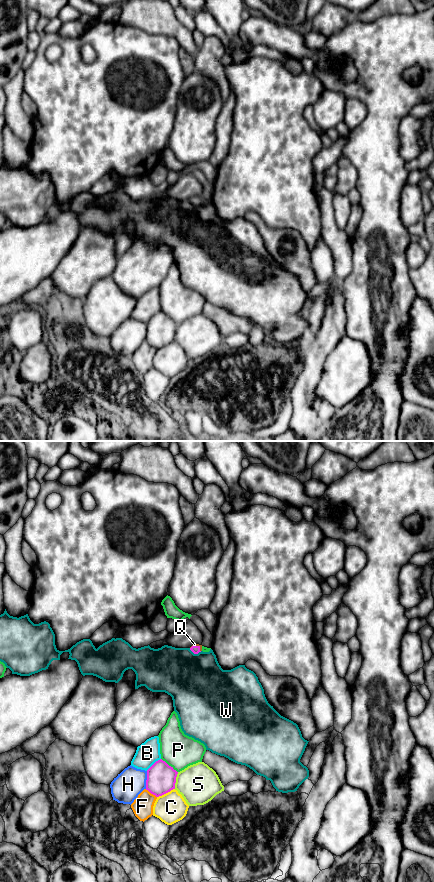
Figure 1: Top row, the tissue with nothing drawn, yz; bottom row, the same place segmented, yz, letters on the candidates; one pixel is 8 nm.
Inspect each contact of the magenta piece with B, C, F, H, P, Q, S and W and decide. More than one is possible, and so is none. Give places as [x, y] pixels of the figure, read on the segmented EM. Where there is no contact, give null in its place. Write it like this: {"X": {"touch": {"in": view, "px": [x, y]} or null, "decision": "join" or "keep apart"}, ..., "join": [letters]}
{"B": {"touch": {"in": "yz", "px": [154, 763]}, "decision": "keep apart"}, "C": {"touch": {"in": "yz", "px": [165, 793]}, "decision": "keep apart"}, "F": {"touch": {"in": "yz", "px": [151, 793]}, "decision": "keep apart"}, "H": {"touch": {"in": "yz", "px": [146, 780]}, "decision": "keep apart"}, "P": {"touch": {"in": "yz", "px": [168, 765]}, "decision": "keep apart"}, "Q": {"touch": {"in": "yz", "px": [197, 646]}, "decision": "join"}, "S": {"touch": {"in": "yz", "px": [175, 780]}, "decision": "keep apart"}, "W": {"touch": {"in": "yz", "px": [195, 653]}, "decision": "keep apart"}, "join": ["Q"]}

